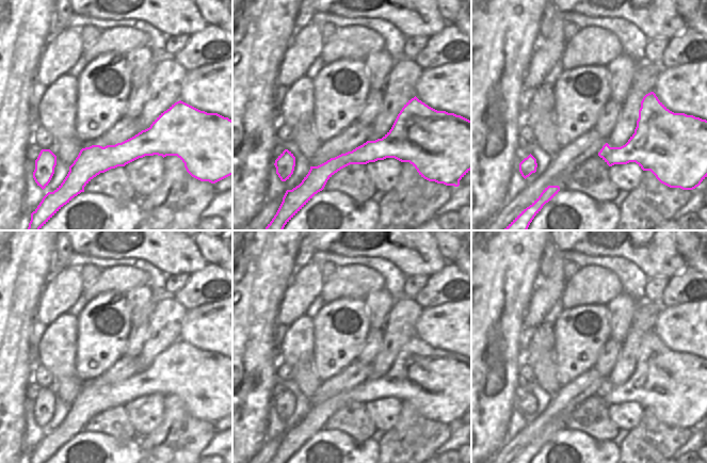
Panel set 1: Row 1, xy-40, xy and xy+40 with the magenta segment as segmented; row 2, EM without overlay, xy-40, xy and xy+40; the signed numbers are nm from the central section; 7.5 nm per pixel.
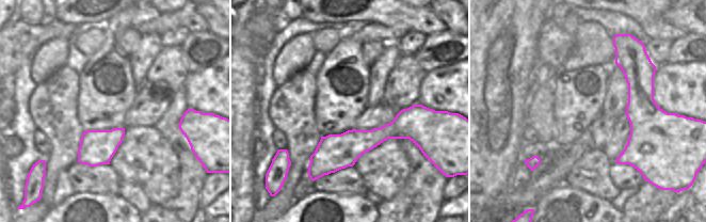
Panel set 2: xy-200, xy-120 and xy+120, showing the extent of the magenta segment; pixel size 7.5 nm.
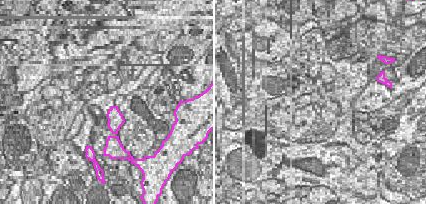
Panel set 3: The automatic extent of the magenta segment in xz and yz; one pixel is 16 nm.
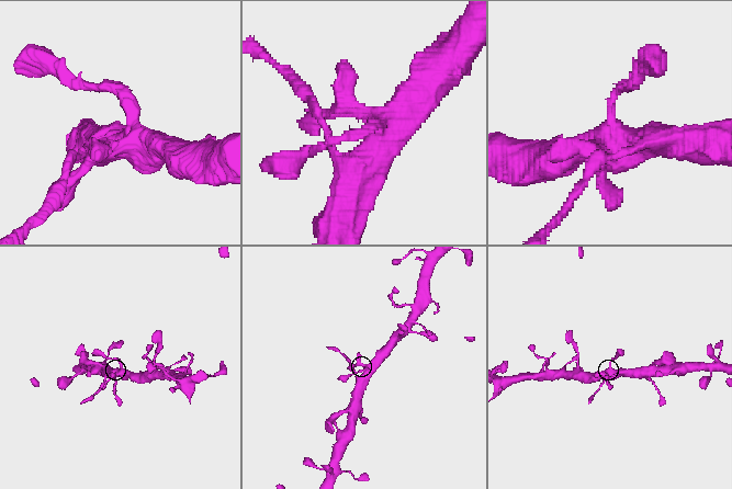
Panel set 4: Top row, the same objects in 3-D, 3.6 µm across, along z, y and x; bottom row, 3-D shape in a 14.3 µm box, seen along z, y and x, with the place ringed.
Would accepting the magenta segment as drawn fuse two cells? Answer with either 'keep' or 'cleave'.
cleave

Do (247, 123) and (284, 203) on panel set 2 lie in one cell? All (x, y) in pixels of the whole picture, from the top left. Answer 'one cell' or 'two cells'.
two cells

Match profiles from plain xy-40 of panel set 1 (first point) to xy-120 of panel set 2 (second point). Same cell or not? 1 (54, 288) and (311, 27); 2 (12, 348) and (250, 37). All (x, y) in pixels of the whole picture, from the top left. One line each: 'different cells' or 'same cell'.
1: different cells
2: same cell

